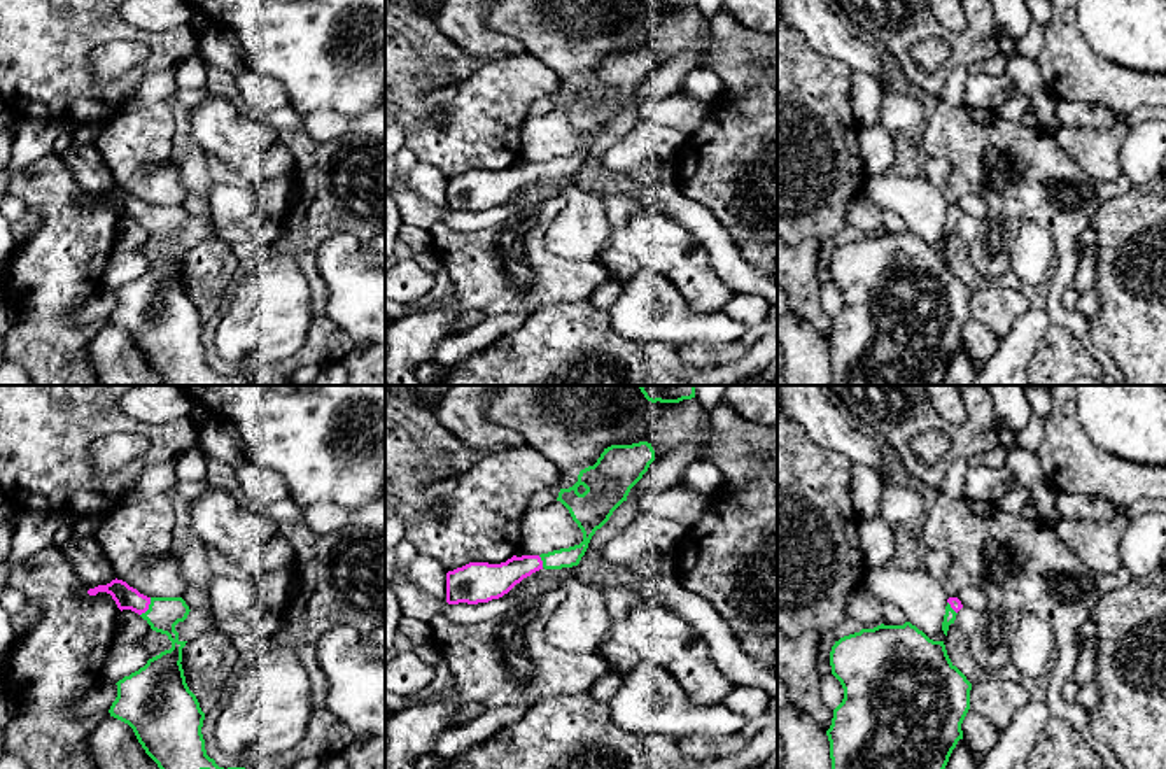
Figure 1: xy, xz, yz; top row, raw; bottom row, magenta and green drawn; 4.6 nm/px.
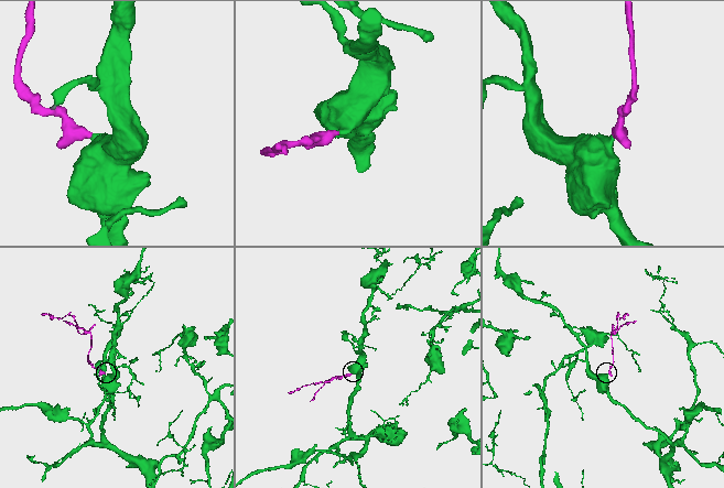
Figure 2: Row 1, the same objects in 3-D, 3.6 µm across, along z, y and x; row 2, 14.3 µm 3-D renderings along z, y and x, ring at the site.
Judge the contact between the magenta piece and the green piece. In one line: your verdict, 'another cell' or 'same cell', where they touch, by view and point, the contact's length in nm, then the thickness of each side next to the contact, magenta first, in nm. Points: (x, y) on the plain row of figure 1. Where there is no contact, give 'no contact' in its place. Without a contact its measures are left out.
same cell | xy (147, 214) | 100 nm | 110/150 nm

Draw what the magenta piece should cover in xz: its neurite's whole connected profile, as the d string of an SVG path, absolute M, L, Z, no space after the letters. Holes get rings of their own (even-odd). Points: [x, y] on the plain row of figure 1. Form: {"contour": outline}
{"contour": "M651 51L611 53L604 56L594 74L579 79L578 89L560 96L560 109L583 140L579 152L541 163L513 163L506 170L469 170L446 180L448 212L478 212L499 207L516 191L539 177L578 173L588 151L613 119L627 109L630 96L643 86L655 68Z"}

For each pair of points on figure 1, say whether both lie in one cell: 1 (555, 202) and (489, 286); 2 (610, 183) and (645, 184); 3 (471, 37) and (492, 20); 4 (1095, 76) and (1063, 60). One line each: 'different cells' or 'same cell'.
1: same cell
2: same cell
3: different cells
4: same cell

